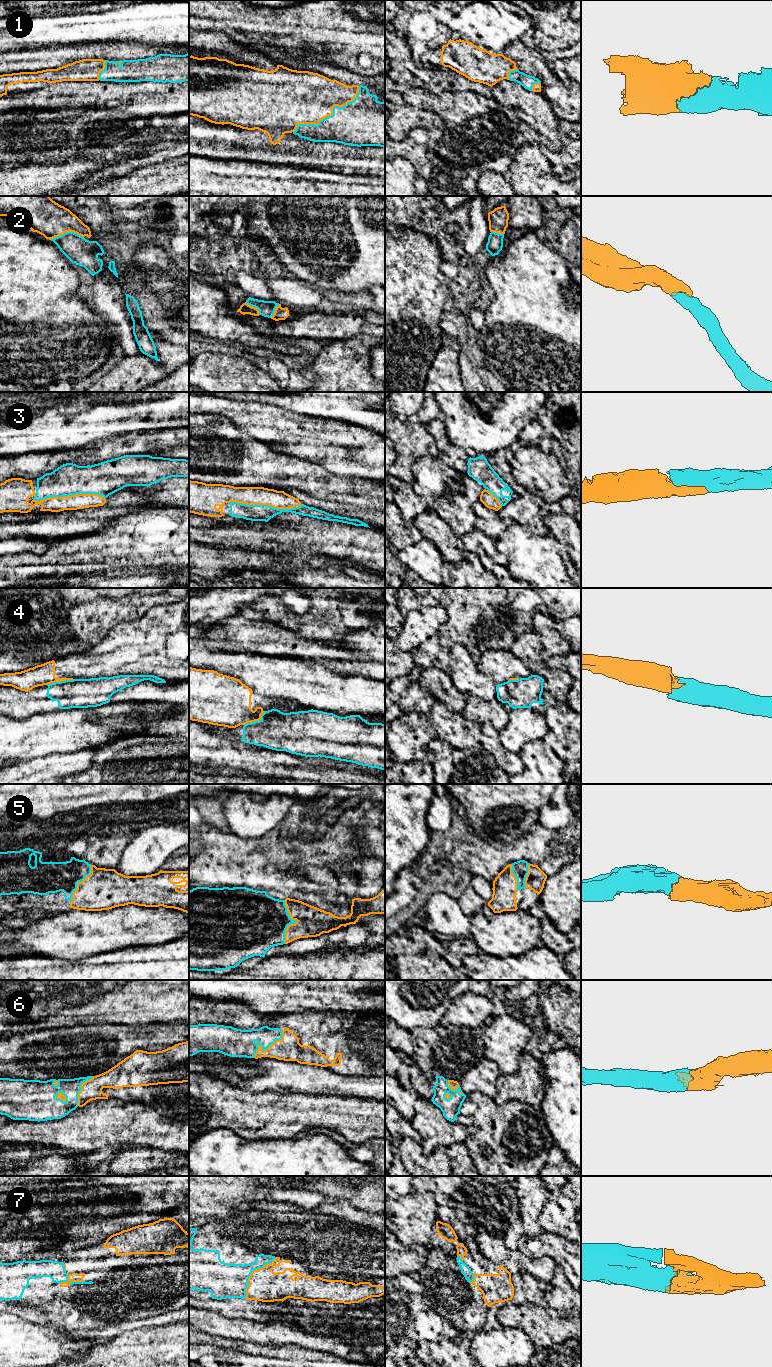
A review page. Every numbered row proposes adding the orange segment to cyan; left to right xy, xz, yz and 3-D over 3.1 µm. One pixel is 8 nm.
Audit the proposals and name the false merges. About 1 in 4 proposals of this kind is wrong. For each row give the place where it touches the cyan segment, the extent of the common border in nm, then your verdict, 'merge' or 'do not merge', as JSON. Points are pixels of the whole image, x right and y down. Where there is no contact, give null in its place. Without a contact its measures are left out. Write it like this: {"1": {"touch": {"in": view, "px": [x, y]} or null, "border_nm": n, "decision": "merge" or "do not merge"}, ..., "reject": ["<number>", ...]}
{"1": {"touch": {"in": "xz", "px": [332, 115]}, "border_nm": 650, "decision": "merge"}, "2": {"touch": {"in": "xy", "px": [66, 232]}, "border_nm": 280, "decision": "merge"}, "3": {"touch": {"in": "xz", "px": [265, 505]}, "border_nm": 600, "decision": "merge"}, "4": {"touch": {"in": "xy", "px": [61, 681]}, "border_nm": 220, "decision": "do not merge"}, "5": {"touch": {"in": "xz", "px": [294, 923]}, "border_nm": 360, "decision": "merge"}, "6": {"touch": {"in": "xz", "px": [267, 1047]}, "border_nm": 320, "decision": "merge"}, "7": {"touch": {"in": "xz", "px": [251, 1272]}, "border_nm": 420, "decision": "merge"}, "reject": ["4"]}

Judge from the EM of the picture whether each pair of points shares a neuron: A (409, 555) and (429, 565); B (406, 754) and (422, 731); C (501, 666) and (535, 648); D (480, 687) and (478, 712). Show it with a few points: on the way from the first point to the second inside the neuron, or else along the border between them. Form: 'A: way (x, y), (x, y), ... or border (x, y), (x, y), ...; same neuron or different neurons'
A: way (414, 557), (421, 557), (424, 560); same neuron
B: way (408, 748), (418, 737); same neuron
C: border (509, 650), (532, 674); different neurons
D: border (466, 694), (474, 694), (485, 700), (496, 697); different neurons

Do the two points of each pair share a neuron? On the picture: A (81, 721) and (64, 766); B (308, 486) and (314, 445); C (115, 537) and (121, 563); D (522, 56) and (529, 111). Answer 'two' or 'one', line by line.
A: two
B: two
C: two
D: two

